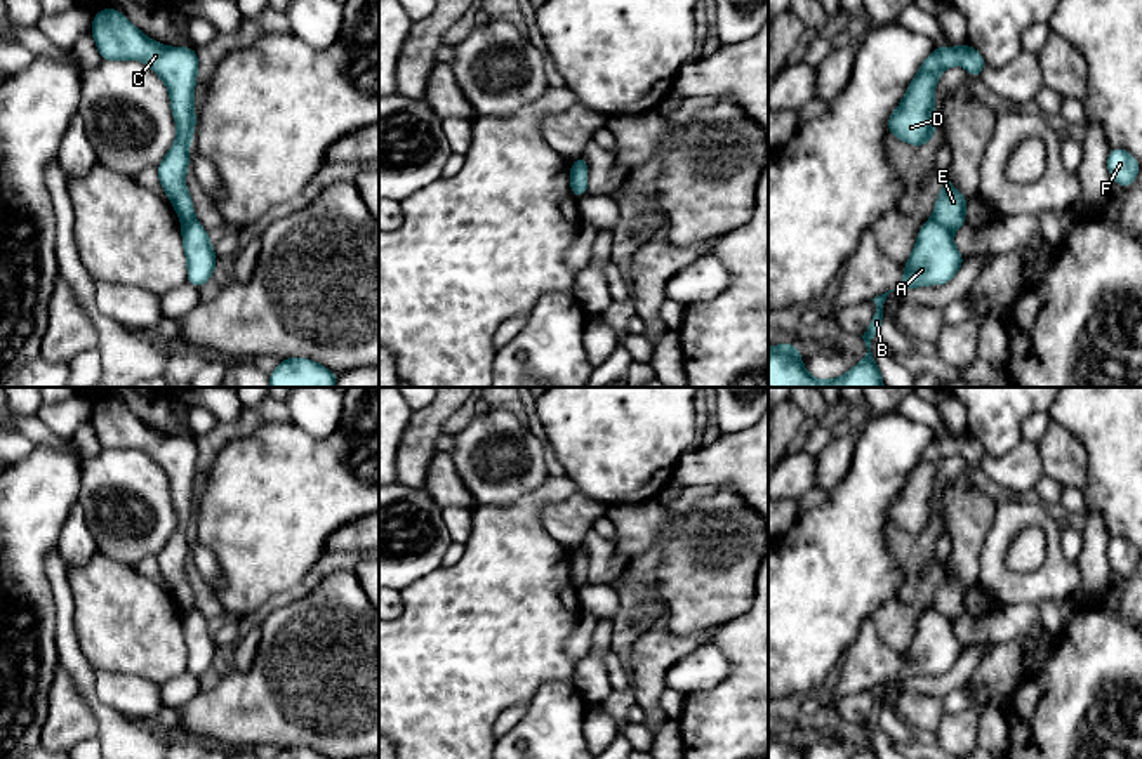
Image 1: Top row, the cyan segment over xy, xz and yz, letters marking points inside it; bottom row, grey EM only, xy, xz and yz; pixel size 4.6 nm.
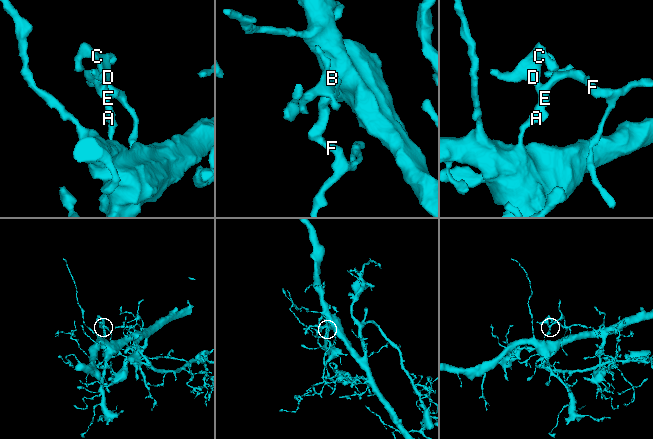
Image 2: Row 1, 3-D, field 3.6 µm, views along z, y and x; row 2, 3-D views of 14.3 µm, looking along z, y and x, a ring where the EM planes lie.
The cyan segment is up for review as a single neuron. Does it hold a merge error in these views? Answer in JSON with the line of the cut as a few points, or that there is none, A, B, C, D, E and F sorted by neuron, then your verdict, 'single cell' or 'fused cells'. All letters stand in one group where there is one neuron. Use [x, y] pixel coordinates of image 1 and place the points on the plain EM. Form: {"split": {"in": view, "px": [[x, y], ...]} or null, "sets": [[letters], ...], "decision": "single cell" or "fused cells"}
{"split": {"in": "yz", "px": [[932, 608], [951, 620]]}, "sets": [["A", "B"], ["C", "D", "E", "F"]], "decision": "fused cells"}

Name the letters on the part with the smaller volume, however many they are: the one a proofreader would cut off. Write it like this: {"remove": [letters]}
{"remove": ["C", "D", "E", "F"]}

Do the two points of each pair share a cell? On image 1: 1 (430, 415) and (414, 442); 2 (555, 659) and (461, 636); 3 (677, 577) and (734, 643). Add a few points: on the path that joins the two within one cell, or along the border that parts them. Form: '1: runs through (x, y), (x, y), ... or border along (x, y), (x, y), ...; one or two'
1: runs through (428, 422), (421, 435); one
2: runs through (532, 653), (503, 636), (484, 636); one
3: border along (750, 607), (718, 629); two

